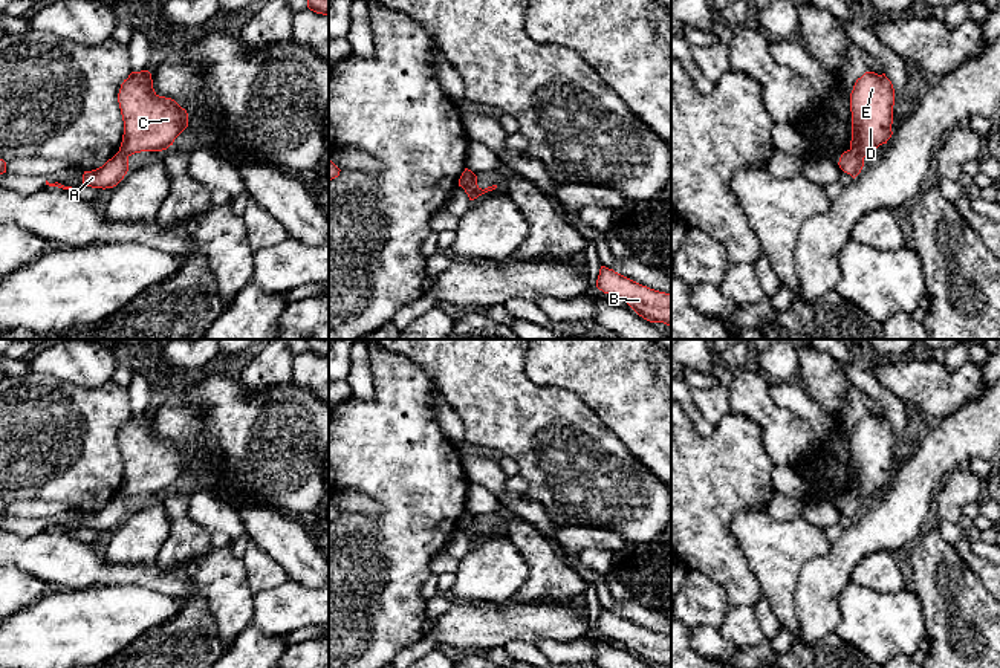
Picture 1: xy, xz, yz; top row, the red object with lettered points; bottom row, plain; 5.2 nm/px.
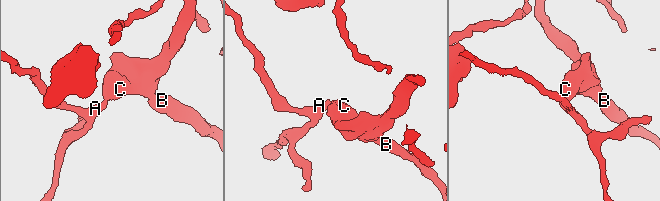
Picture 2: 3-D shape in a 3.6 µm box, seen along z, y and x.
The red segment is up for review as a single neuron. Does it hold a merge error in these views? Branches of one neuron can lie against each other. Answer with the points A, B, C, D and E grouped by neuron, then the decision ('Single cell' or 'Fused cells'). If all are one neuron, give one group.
Groups: A / B C D E. Fused cells

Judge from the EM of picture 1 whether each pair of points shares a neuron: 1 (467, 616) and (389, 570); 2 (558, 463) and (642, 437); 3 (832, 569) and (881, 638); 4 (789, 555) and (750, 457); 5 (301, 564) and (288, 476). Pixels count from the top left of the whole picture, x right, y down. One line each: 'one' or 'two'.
1: two
2: two
3: two
4: two
5: two

